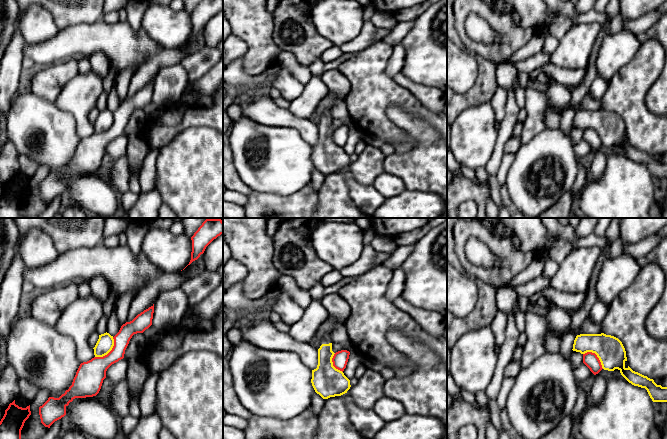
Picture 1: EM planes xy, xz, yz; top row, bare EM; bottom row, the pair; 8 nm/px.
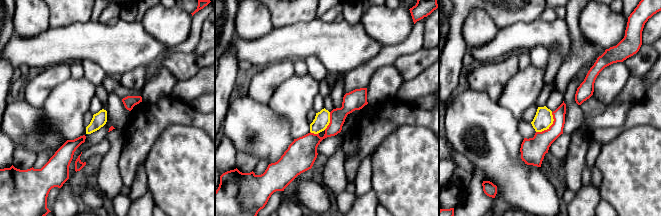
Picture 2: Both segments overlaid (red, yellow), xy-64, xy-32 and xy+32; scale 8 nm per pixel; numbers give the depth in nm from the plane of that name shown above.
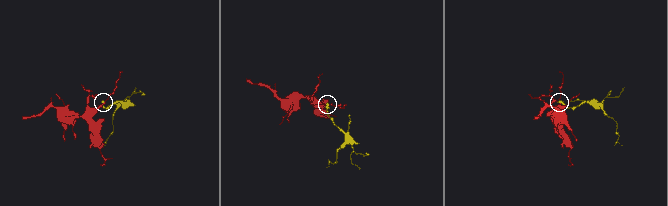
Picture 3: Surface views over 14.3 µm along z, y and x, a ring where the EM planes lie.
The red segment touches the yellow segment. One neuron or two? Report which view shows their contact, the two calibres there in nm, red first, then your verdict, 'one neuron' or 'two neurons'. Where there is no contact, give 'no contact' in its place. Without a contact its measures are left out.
meets red in xy; 220 nm thick on the red side, 140 nm on the other; two neurons

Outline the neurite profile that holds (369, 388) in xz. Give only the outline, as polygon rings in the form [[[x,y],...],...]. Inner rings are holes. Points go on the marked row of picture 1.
[[[366,369],[357,383],[345,393],[352,403],[362,409],[373,409],[375,403],[383,396],[386,380],[378,371]]]

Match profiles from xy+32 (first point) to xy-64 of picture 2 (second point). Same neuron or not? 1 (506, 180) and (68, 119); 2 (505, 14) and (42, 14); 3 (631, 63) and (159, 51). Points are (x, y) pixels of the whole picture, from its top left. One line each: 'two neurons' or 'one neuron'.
1: two neurons
2: two neurons
3: one neuron

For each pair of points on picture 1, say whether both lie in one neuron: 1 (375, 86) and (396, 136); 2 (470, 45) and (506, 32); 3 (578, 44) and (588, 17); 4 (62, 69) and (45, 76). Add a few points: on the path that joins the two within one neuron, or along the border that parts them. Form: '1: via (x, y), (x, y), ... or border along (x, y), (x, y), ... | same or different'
1: via (375, 98), (375, 115), (384, 124) | same
2: via (479, 48), (492, 48), (499, 41) | same
3: border along (575, 23), (598, 22), (601, 25) | different
4: via (58, 73), (55, 76), (49, 76) | same

